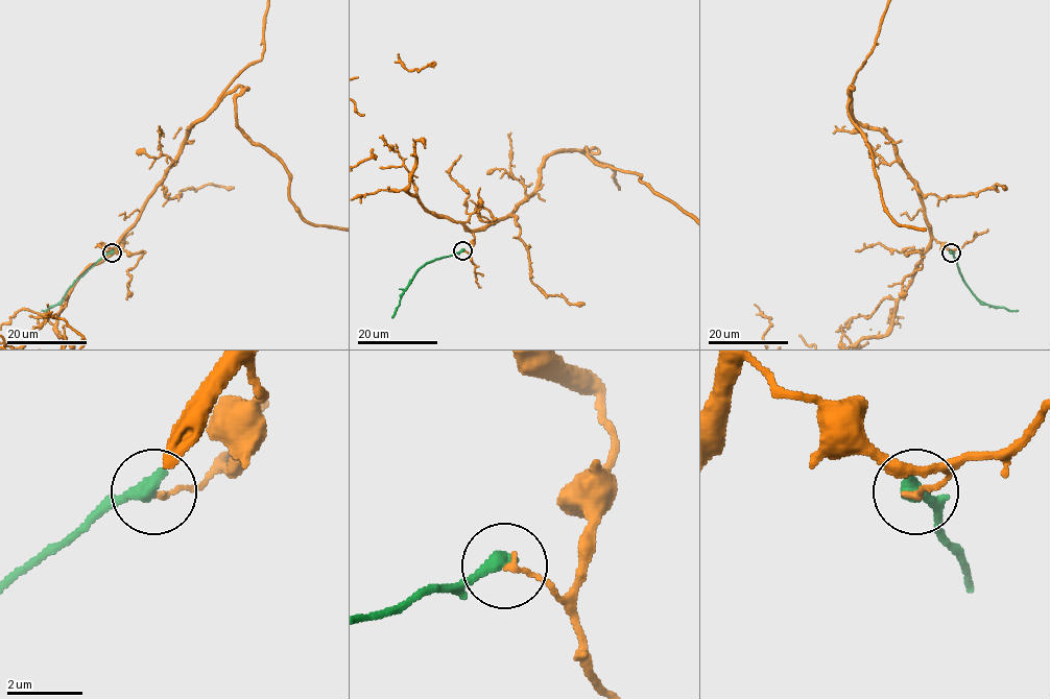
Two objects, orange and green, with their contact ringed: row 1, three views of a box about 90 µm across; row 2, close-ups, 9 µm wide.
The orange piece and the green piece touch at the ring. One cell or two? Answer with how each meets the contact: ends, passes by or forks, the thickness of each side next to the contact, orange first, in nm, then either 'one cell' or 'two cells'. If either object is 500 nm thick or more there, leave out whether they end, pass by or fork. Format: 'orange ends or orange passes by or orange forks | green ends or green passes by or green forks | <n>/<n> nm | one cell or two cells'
orange ends | green ends | 130/400 nm | two cells

